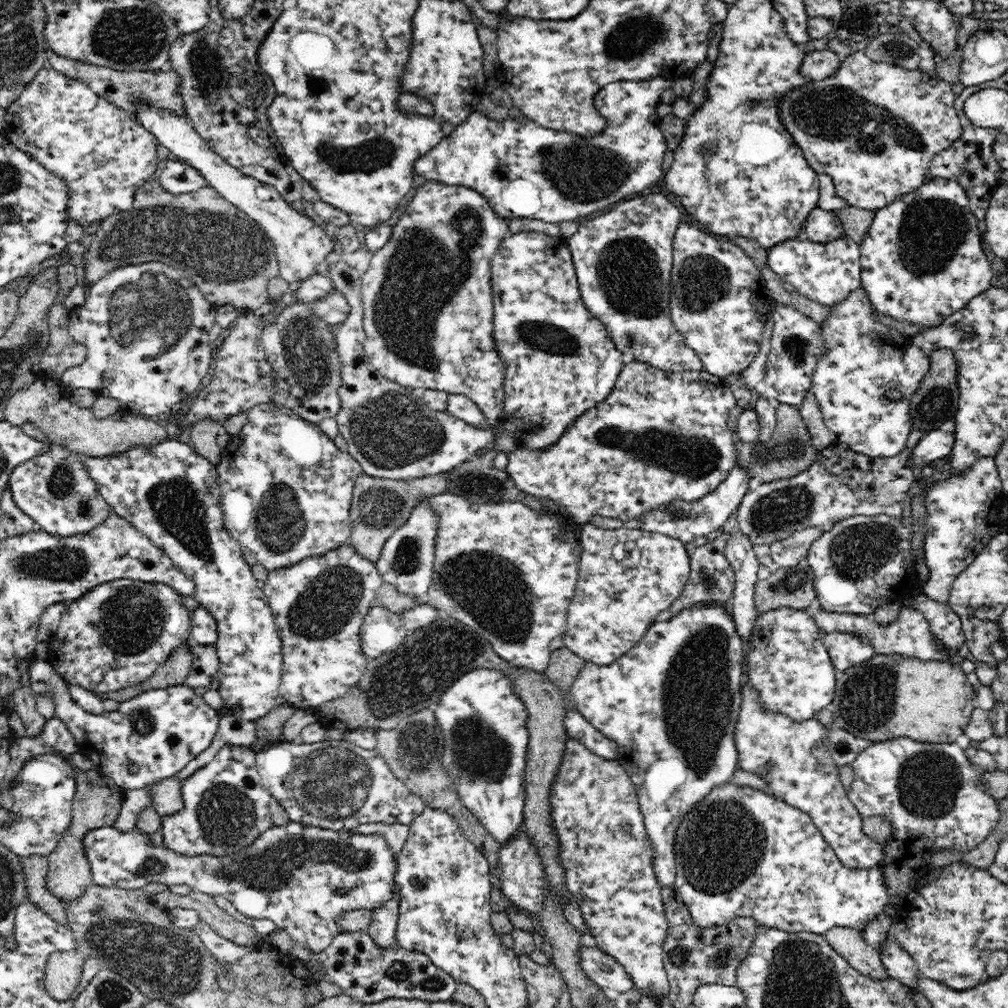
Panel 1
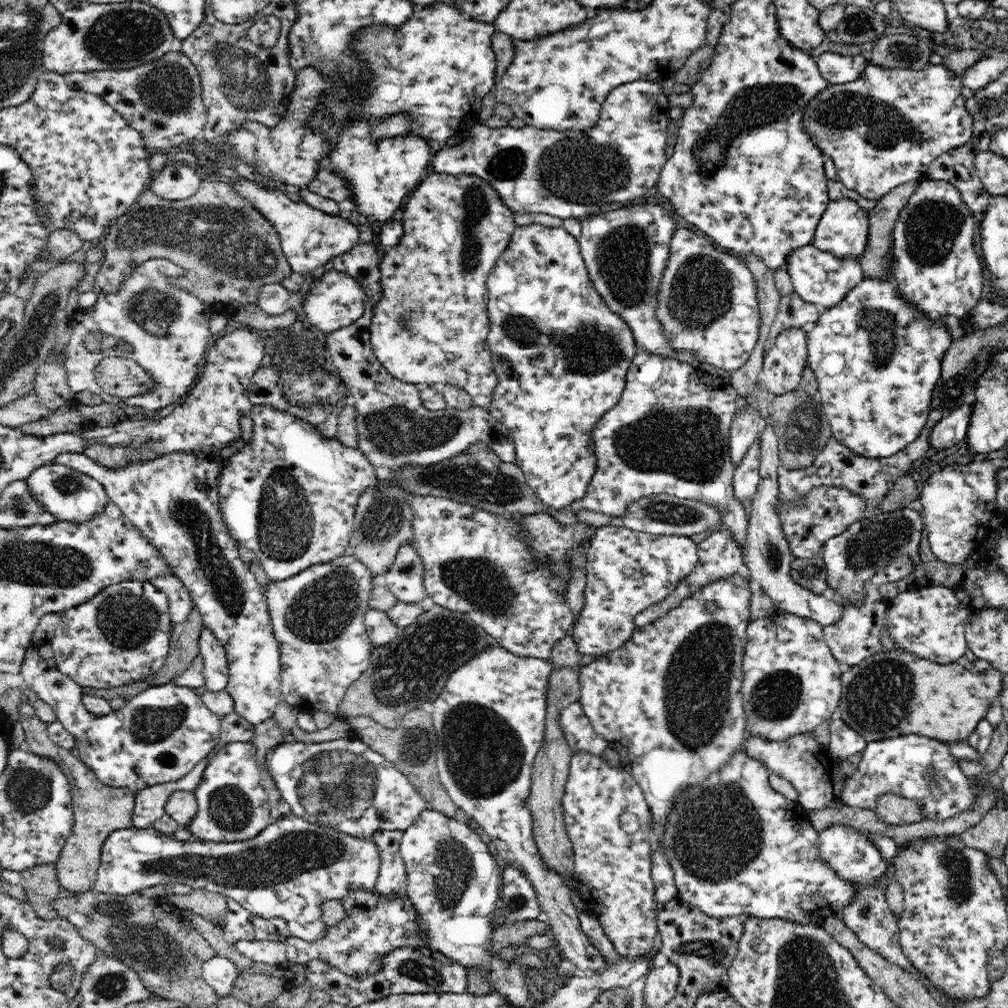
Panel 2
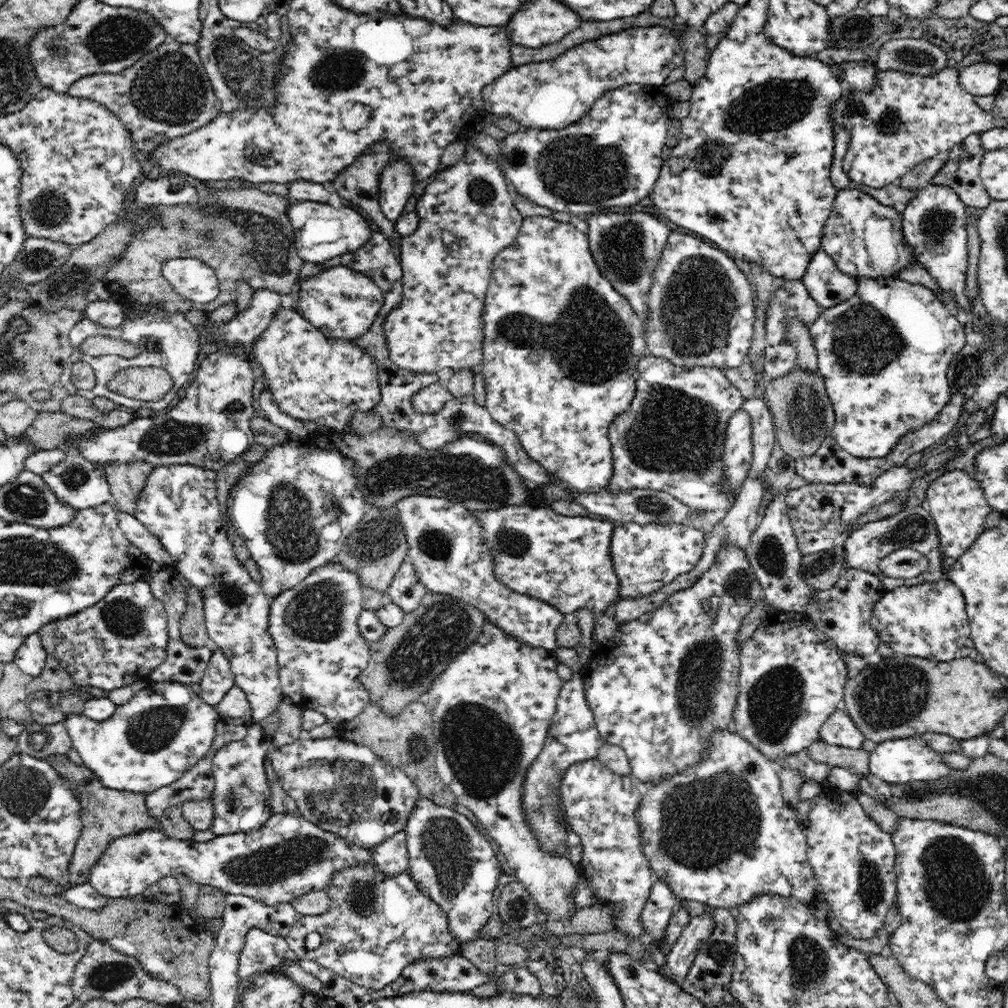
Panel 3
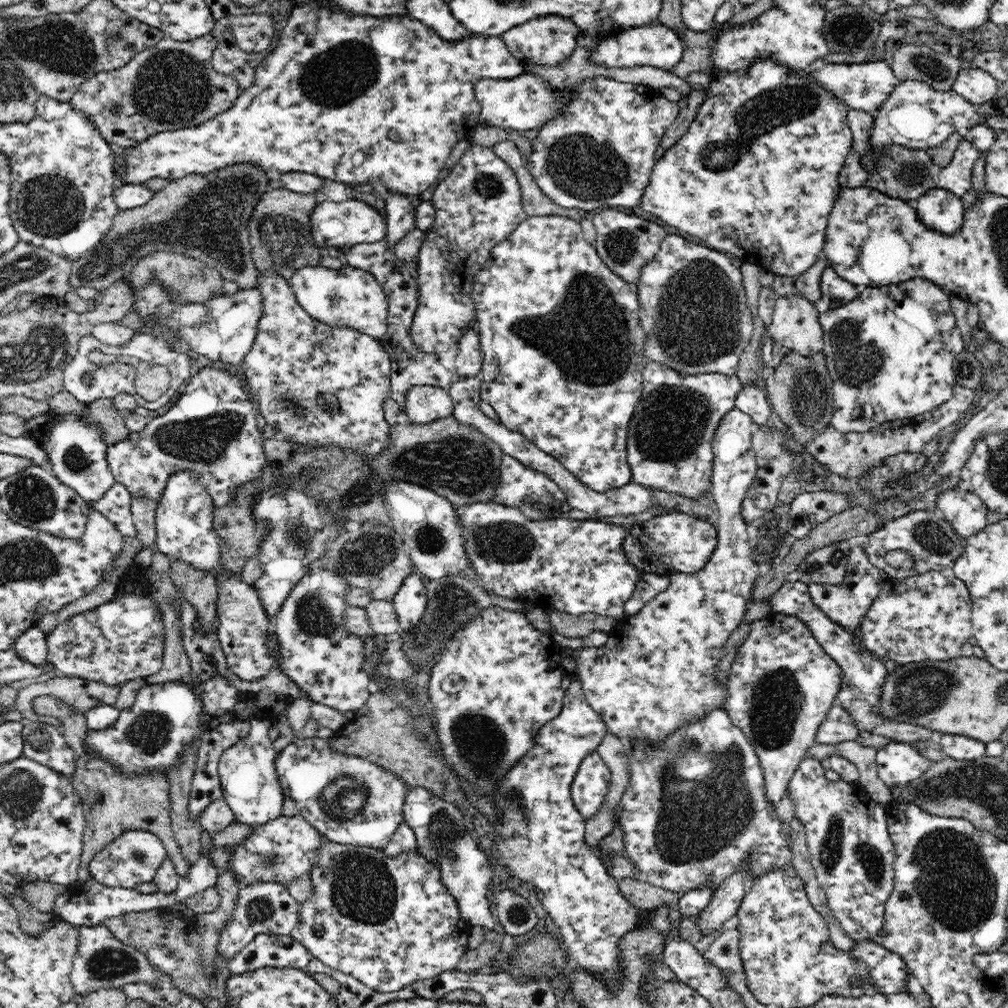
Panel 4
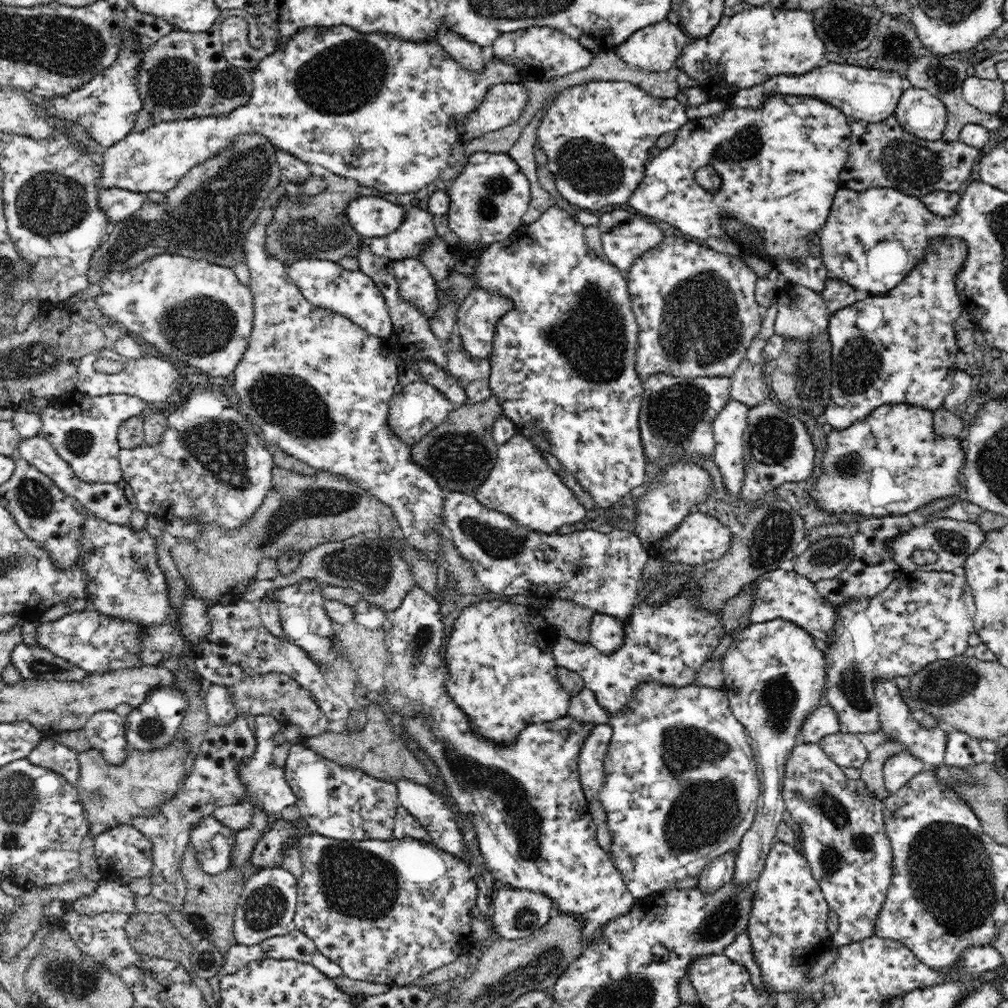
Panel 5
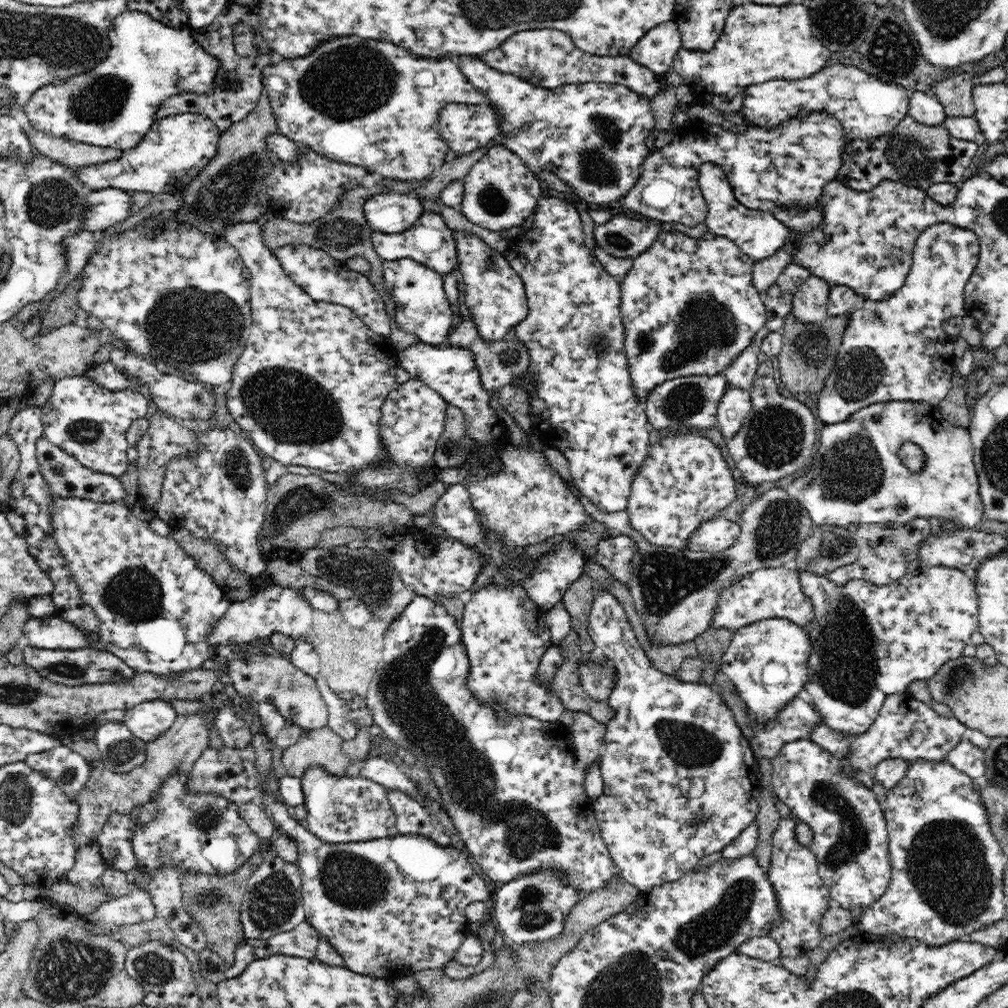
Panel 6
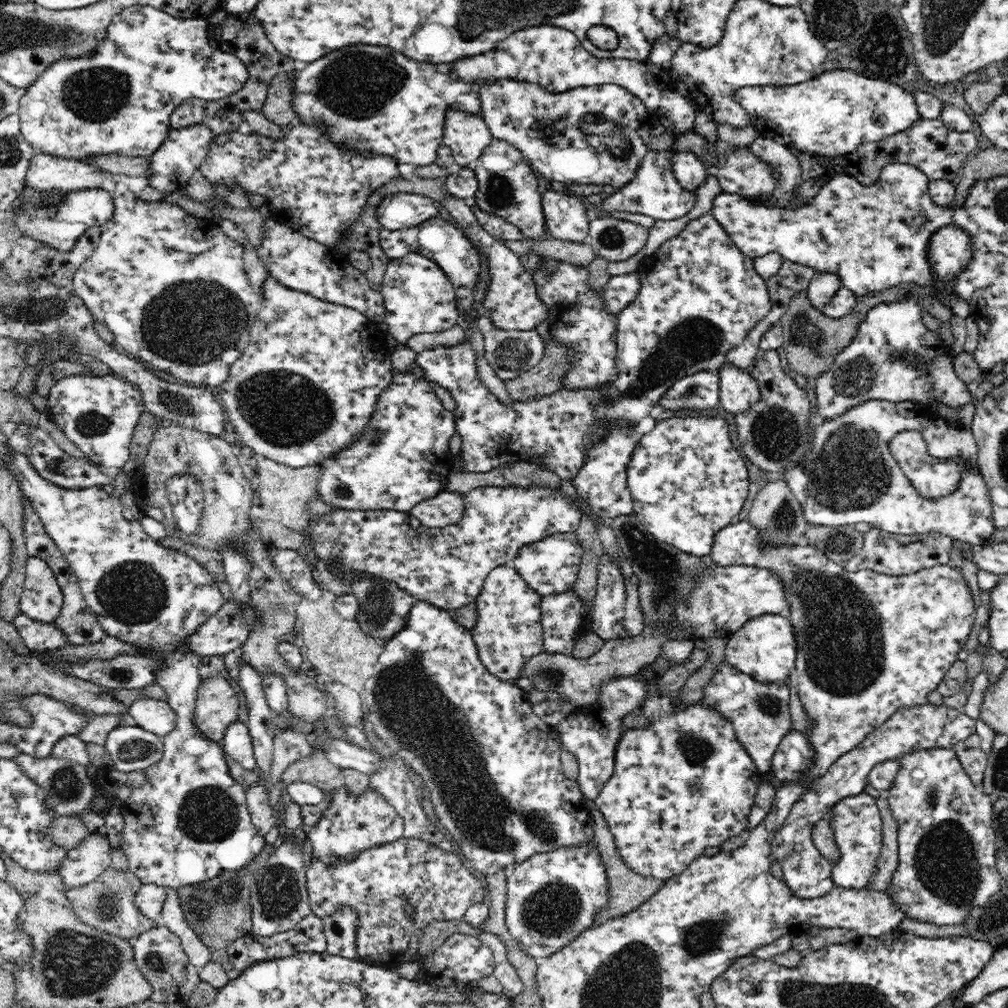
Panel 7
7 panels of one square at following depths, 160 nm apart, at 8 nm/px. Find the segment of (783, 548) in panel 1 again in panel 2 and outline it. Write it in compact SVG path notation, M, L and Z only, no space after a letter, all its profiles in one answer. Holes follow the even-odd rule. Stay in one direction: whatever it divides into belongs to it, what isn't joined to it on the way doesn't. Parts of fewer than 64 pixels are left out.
M828 486L814 488L806 497L797 497L784 508L786 512L782 515L782 534L790 545L790 555L794 559L808 559L819 555L826 540L838 536L850 524L860 522L869 515L866 501L860 495Z

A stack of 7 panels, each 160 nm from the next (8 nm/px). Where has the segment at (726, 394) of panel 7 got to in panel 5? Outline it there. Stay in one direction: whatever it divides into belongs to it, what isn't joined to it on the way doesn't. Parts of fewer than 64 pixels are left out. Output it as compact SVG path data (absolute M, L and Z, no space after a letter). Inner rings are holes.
M731 399L718 414L713 423L715 451L713 459L732 497L741 495L746 479L744 469L744 430L747 427L749 407Z

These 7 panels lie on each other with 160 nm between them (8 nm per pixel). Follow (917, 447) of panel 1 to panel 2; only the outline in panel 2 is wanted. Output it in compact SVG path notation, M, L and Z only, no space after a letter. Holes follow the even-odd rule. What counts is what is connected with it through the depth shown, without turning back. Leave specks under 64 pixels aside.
M973 402L964 406L960 405L956 410L945 414L930 431L929 446L942 450L951 446L958 447L963 444L970 424Z

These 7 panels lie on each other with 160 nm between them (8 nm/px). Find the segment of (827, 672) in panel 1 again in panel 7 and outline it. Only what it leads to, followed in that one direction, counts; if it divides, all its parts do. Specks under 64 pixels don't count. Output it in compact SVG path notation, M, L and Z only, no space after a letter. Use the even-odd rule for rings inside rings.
M765 613L763 616L753 617L742 628L727 636L724 662L748 676L754 676L758 681L784 685L793 673L796 654L796 635L789 618L782 614Z

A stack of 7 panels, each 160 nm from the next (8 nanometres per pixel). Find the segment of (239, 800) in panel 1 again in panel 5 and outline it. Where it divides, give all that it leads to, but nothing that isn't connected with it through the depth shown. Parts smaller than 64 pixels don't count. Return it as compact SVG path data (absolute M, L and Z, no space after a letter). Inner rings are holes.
M258 715L250 719L253 733L256 739L256 748L254 754L246 764L240 766L237 771L237 777L241 784L245 786L245 802L251 806L261 808L265 814L276 814L286 806L295 804L296 795L292 792L285 779L285 771L273 764L272 754L277 747L274 743L274 735L280 730L281 722L272 716Z

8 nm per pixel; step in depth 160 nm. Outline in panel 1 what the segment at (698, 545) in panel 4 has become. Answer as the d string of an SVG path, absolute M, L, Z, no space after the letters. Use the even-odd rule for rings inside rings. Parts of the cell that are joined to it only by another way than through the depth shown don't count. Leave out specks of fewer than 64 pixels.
M584 523L580 529L581 562L576 592L567 608L568 624L563 638L563 646L583 658L586 662L609 665L616 662L620 656L634 648L648 628L655 623L656 618L673 605L681 595L684 585L691 574L691 561L687 548L681 540L673 539L659 532L630 529L603 530L594 524ZM634 542L640 552L640 560L636 566L620 564L616 560L616 546Z

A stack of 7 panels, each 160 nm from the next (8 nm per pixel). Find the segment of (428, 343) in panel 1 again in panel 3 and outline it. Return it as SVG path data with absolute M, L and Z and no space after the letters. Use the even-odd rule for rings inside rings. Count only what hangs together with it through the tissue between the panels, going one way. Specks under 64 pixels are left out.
M468 147L462 159L425 183L415 210L419 218L418 228L410 236L402 237L395 248L403 272L403 299L399 307L387 314L383 324L383 332L390 342L390 359L396 366L424 374L437 374L440 368L451 368L453 372L468 368L474 375L472 395L480 406L485 406L486 400L480 369L484 338L482 308L491 280L492 262L501 249L508 248L516 240L525 219L515 207L511 194L502 169L478 147Z

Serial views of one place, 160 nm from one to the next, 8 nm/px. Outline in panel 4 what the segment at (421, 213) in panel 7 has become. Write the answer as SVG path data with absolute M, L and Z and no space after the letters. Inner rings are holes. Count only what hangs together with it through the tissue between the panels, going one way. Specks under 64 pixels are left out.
M348 199L343 202L320 201L310 215L310 230L312 240L319 248L330 250L334 248L347 248L355 244L372 244L382 240L387 233L387 221L385 215L380 215L371 205Z

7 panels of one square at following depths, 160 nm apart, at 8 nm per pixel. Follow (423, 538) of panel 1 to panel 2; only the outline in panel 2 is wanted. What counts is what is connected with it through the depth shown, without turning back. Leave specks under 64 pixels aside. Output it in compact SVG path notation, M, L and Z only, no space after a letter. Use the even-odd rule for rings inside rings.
M412 540L399 550L394 564L384 574L388 589L403 603L420 603L427 596L423 583L424 564Z

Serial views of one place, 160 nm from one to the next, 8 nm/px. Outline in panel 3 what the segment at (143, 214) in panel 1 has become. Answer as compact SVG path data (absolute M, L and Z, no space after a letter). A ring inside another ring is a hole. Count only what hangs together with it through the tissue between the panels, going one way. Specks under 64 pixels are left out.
M232 187L212 189L197 201L183 205L160 205L156 208L156 224L140 231L140 236L133 236L132 248L123 252L120 264L112 272L107 272L104 282L110 297L123 306L162 303L184 312L194 309L213 312L228 302L235 302L238 281L244 281L254 291L266 288L281 295L290 294L305 263L298 256L295 230L287 215L292 202L289 196L264 193L257 187ZM170 259L200 259L213 268L219 283L217 297L208 303L181 301L161 271L161 264Z

